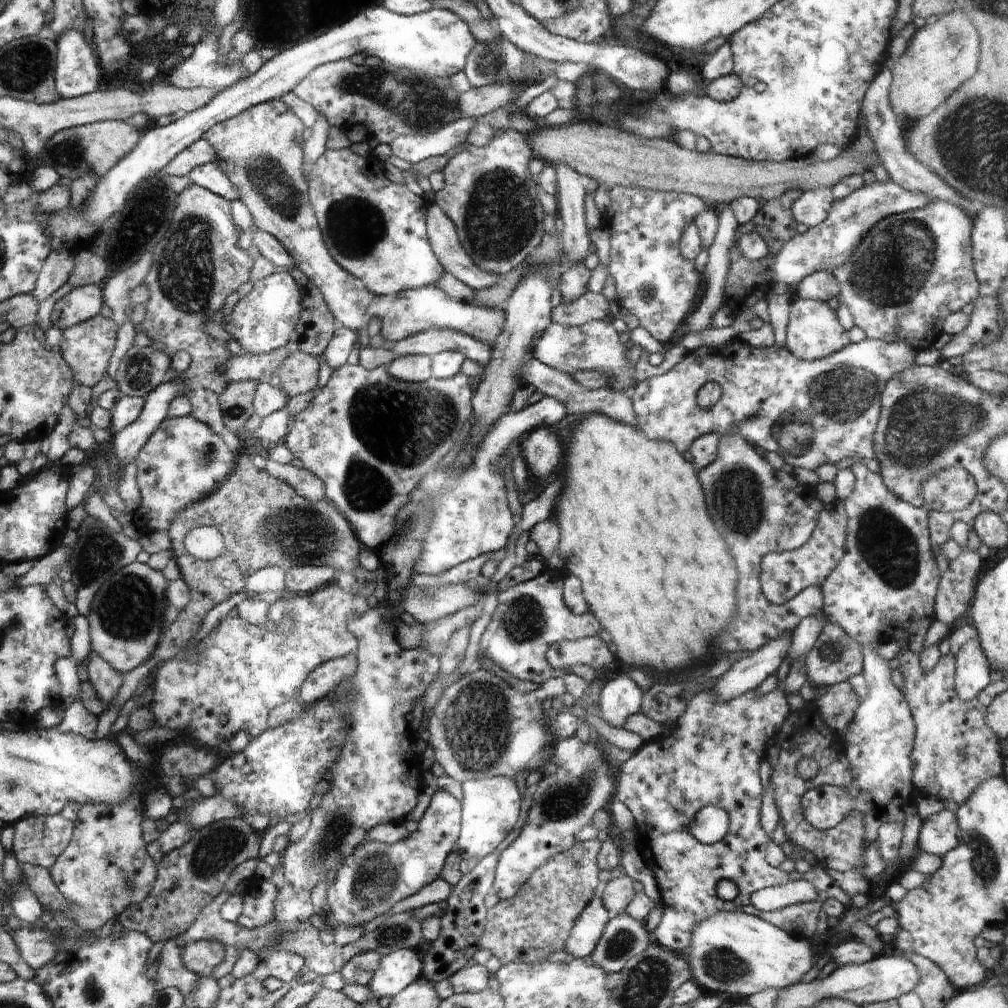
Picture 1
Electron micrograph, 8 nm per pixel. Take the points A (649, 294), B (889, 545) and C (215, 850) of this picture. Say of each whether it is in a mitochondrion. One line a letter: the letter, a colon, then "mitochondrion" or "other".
A: mitochondrion
B: mitochondrion
C: mitochondrion

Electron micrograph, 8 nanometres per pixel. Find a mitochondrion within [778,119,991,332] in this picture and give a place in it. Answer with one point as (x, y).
(894, 265)

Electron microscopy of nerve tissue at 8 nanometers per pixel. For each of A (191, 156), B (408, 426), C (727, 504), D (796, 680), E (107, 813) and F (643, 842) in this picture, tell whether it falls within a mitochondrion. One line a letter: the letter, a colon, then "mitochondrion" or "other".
A: other
B: mitochondrion
C: mitochondrion
D: other
E: other
F: other

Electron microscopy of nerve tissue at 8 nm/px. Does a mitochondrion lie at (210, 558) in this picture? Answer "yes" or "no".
no

